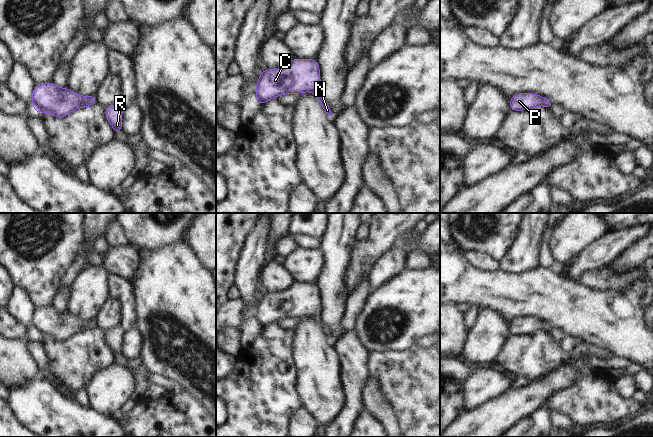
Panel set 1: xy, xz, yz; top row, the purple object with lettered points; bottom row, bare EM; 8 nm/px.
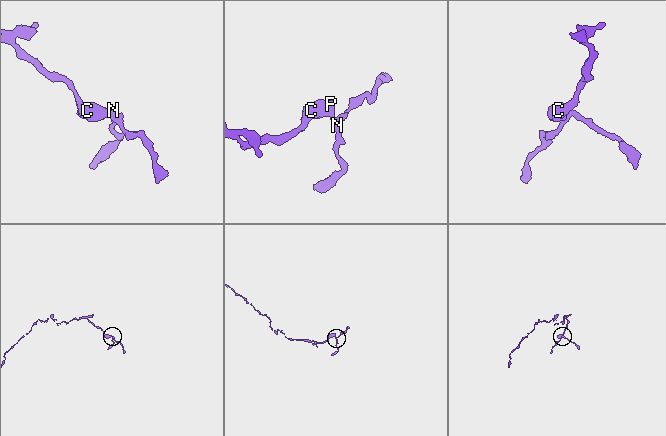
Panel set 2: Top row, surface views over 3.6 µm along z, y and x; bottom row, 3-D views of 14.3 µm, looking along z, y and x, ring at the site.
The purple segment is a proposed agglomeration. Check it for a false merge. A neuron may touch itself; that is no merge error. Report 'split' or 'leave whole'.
leave whole

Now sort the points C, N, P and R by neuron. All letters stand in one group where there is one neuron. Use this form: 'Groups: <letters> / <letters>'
Groups: C N P R

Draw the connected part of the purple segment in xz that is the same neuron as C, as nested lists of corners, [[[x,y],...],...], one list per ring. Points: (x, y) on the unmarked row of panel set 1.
[[[294,282],[284,291],[260,296],[255,321],[260,329],[285,318],[312,316],[325,336],[331,340],[329,330],[320,319],[320,290],[316,283]]]

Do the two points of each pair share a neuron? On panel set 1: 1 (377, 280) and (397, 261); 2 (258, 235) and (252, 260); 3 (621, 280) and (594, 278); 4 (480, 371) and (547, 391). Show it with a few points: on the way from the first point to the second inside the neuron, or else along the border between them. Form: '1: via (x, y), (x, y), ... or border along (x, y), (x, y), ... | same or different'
1: via (382, 275), (392, 265) | same
2: via (256, 241), (252, 254) | same
3: via (614, 280), (601, 280) | same
4: border along (509, 387), (503, 393), (489, 400) | different

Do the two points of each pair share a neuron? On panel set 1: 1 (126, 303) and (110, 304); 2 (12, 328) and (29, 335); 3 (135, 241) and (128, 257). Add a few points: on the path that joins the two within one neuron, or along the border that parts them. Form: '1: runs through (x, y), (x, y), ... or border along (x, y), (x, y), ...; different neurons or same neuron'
1: border along (110, 296), (117, 301), (121, 309), (119, 325); different neurons
2: runs through (16, 330), (25, 334); same neuron
3: border along (128, 244), (138, 252); different neurons

